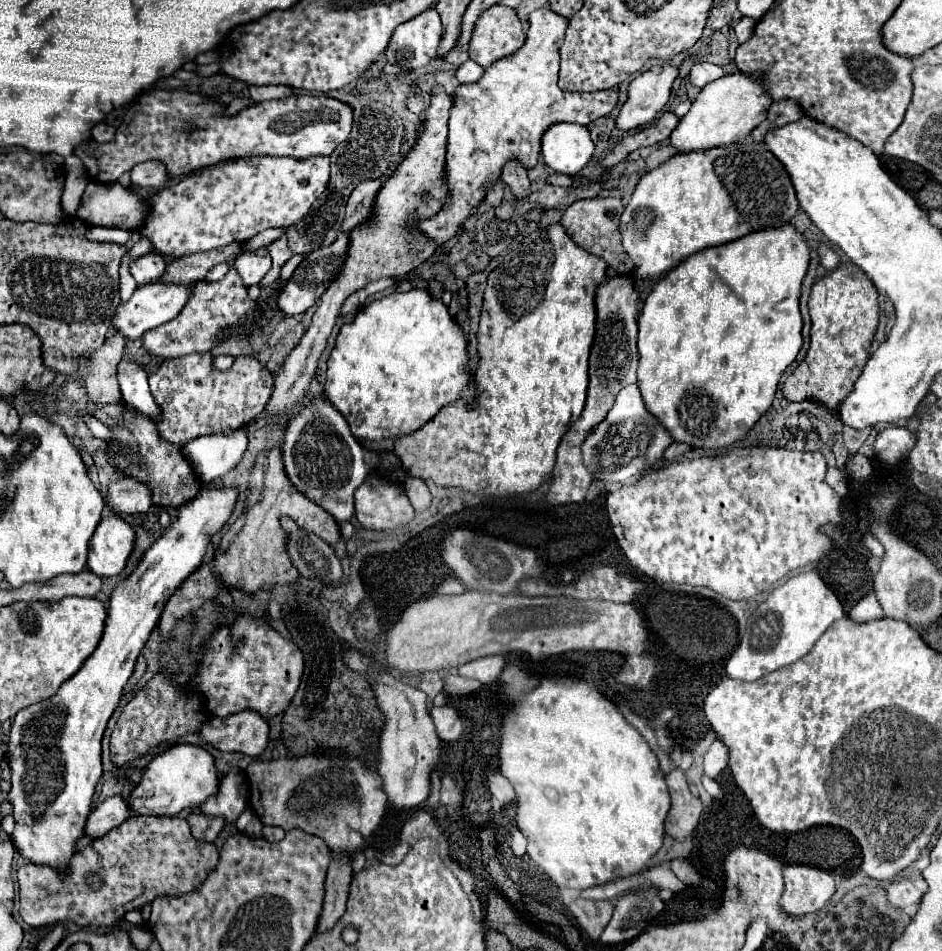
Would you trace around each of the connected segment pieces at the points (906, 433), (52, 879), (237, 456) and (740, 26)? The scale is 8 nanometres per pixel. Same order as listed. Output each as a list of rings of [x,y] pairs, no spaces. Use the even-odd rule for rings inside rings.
[[[889,427],[881,431],[873,443],[875,459],[889,465],[905,461],[913,447],[915,447],[915,431],[909,431],[907,427]]]
[[[129,817],[123,825],[111,829],[105,837],[95,839],[83,851],[71,859],[69,875],[61,877],[49,867],[23,865],[17,869],[19,887],[19,915],[31,927],[47,927],[59,921],[73,921],[79,927],[113,927],[131,909],[141,909],[145,903],[159,895],[175,897],[197,891],[209,873],[219,863],[219,851],[213,843],[199,843],[189,831],[189,823],[183,817]]]
[[[235,429],[231,433],[197,437],[195,441],[181,445],[181,449],[191,469],[195,469],[195,475],[199,475],[199,479],[209,485],[237,467],[247,449],[247,443],[247,431]]]
[[[743,17],[743,19],[735,25],[737,41],[739,41],[739,43],[747,43],[747,39],[749,39],[749,37],[751,37],[751,33],[753,33],[753,27],[755,27],[755,21],[751,21],[751,19]]]

